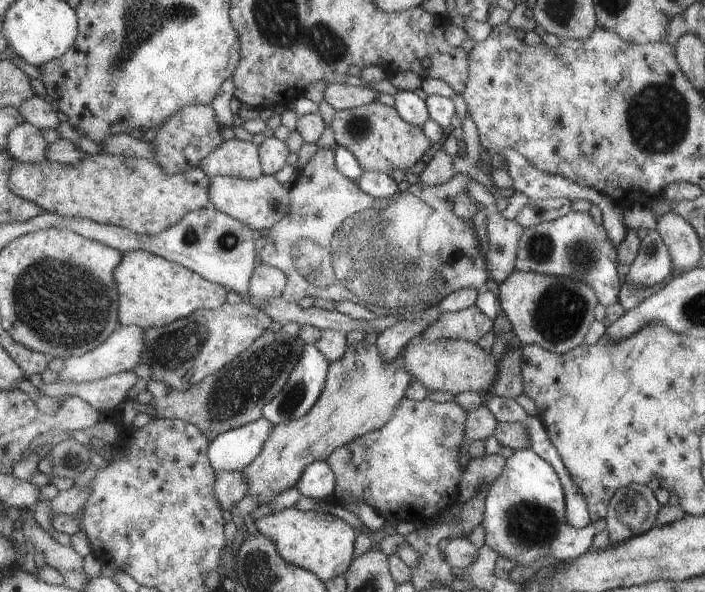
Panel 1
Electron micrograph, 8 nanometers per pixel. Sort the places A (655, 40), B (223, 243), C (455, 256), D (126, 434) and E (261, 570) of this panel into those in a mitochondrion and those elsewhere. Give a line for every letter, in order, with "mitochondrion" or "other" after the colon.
A: other
B: mitochondrion
C: other
D: other
E: mitochondrion

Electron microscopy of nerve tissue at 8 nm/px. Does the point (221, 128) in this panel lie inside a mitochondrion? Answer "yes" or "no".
no

